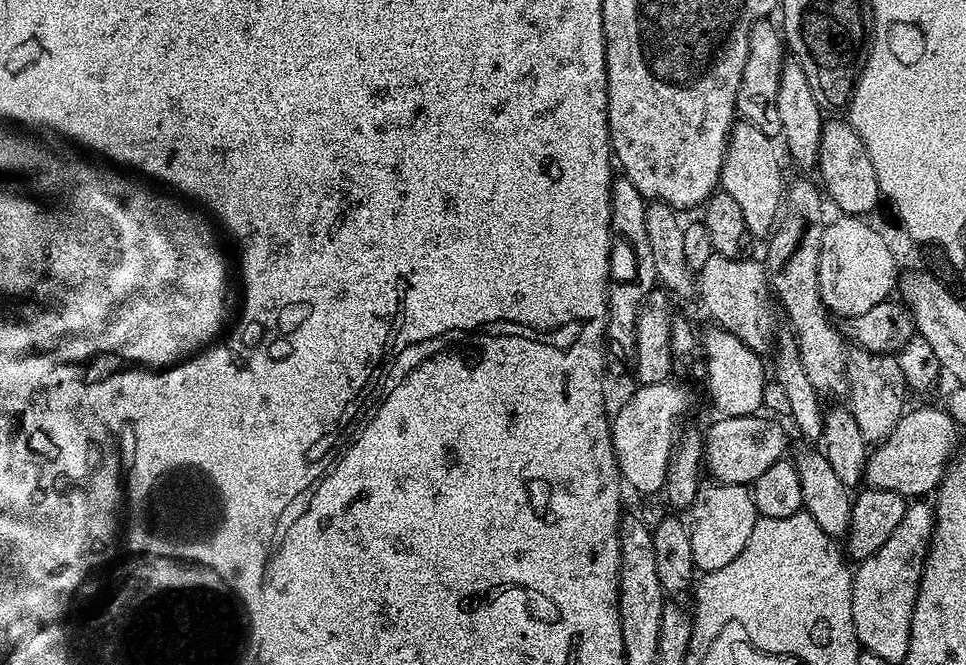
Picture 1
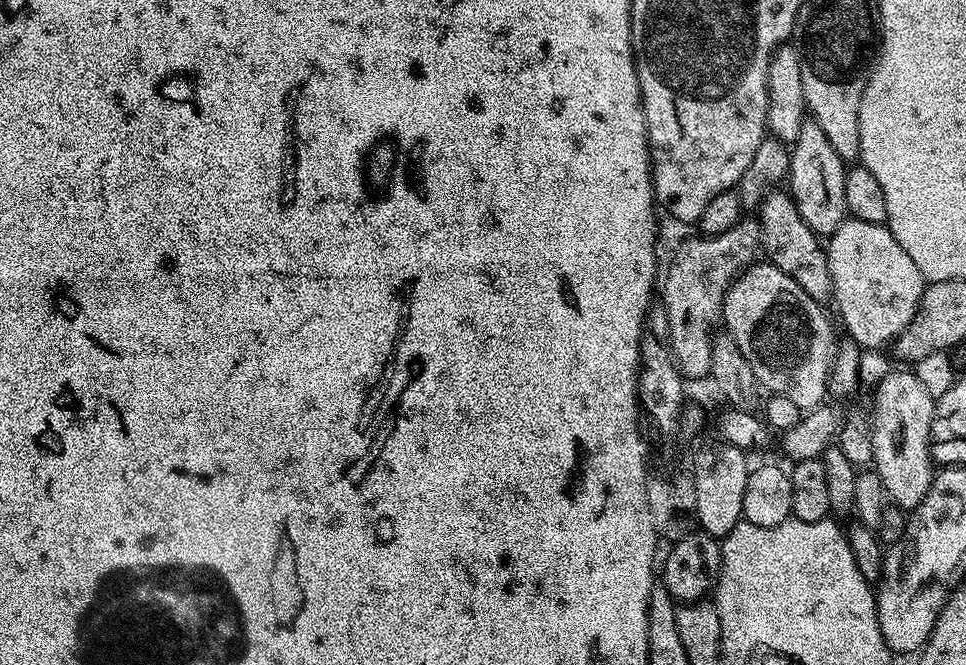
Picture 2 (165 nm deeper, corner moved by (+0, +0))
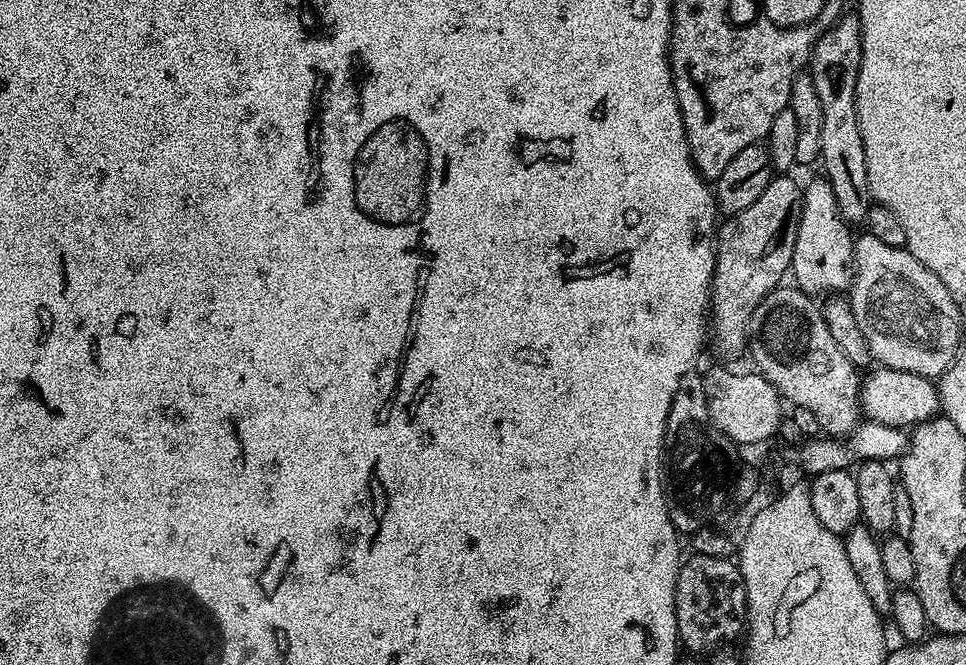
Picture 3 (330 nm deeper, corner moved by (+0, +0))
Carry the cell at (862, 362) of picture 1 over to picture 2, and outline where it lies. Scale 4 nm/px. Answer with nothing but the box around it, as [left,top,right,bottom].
[870,371,936,510]

